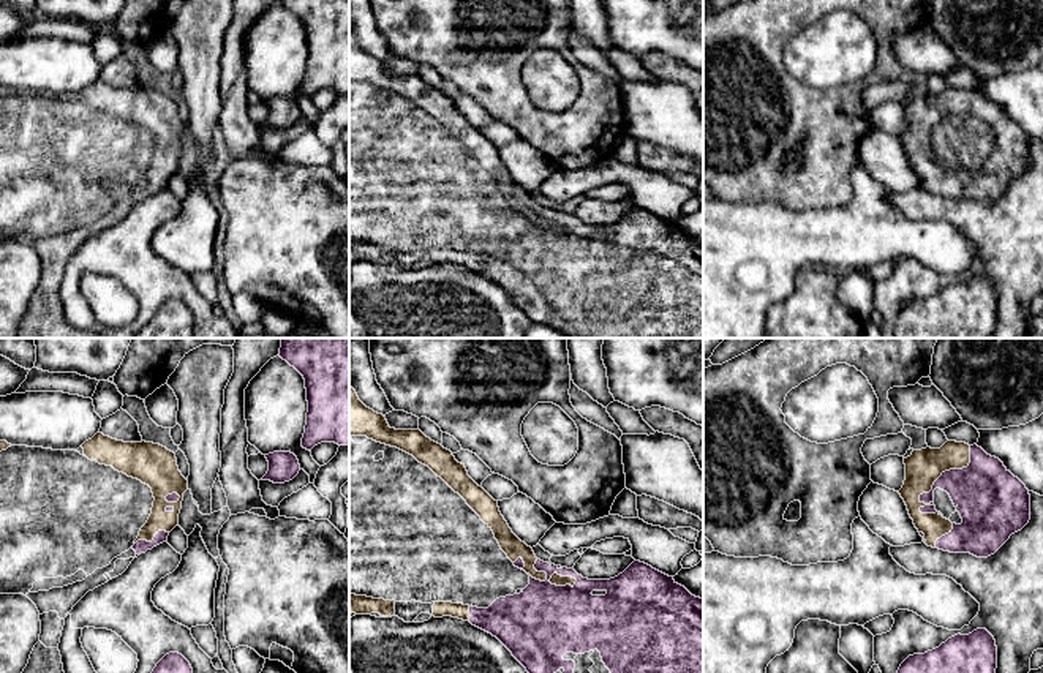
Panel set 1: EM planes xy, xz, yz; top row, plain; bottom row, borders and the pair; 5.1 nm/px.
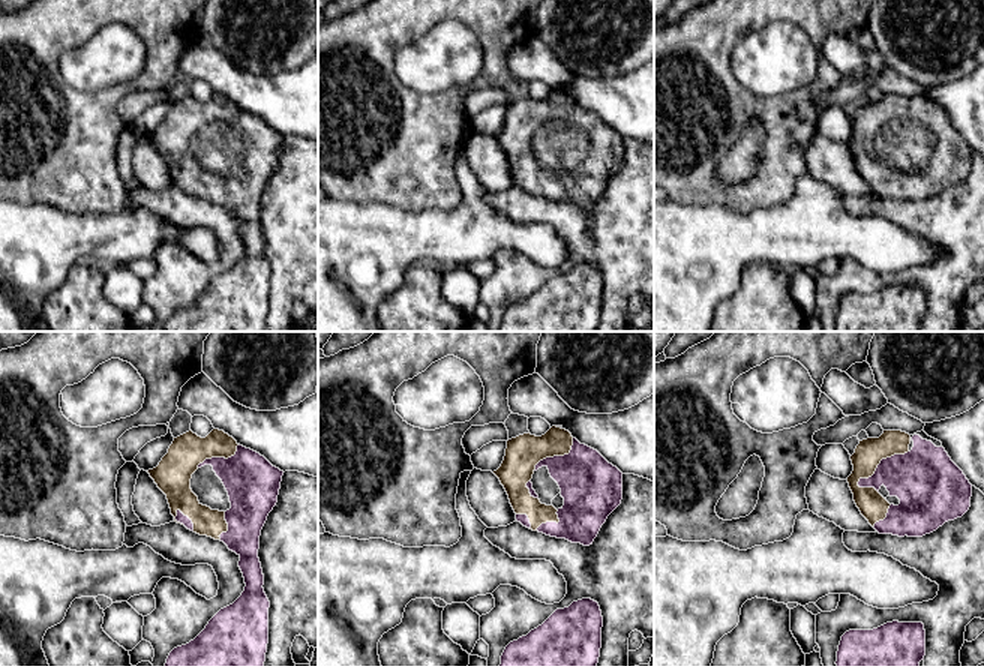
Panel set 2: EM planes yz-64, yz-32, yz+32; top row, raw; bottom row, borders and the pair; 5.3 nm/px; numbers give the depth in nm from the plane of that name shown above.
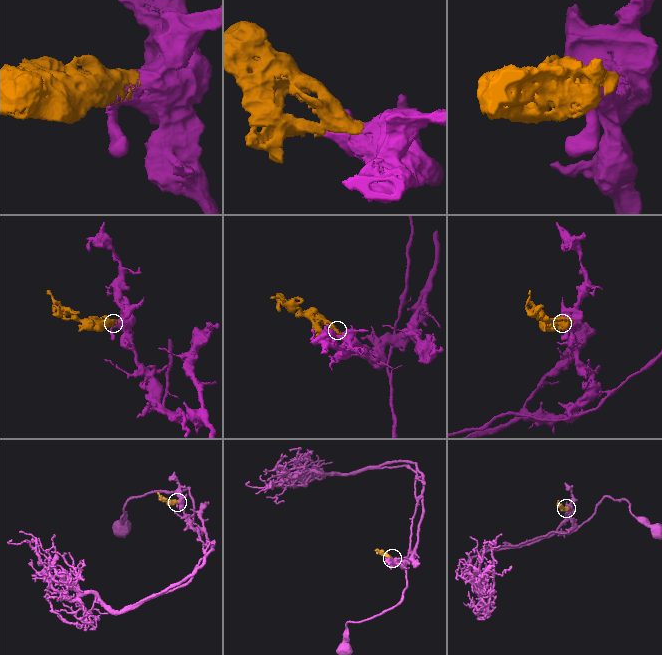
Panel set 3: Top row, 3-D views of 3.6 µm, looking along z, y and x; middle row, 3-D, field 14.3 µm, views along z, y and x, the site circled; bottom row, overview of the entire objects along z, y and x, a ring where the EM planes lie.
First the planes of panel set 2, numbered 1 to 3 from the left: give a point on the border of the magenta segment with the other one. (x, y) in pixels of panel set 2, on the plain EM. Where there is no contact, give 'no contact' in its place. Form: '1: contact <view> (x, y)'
1: contact yz-64 (219, 120)
2: contact yz-32 (557, 119)
3: contact yz+32 (879, 126)

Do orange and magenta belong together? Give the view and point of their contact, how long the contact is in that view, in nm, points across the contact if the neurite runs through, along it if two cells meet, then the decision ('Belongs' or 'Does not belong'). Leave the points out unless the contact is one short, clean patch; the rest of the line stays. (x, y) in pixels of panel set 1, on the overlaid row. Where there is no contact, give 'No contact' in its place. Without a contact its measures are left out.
Touches orange at yz (941, 474). Shared border 440 nm. Belongs

